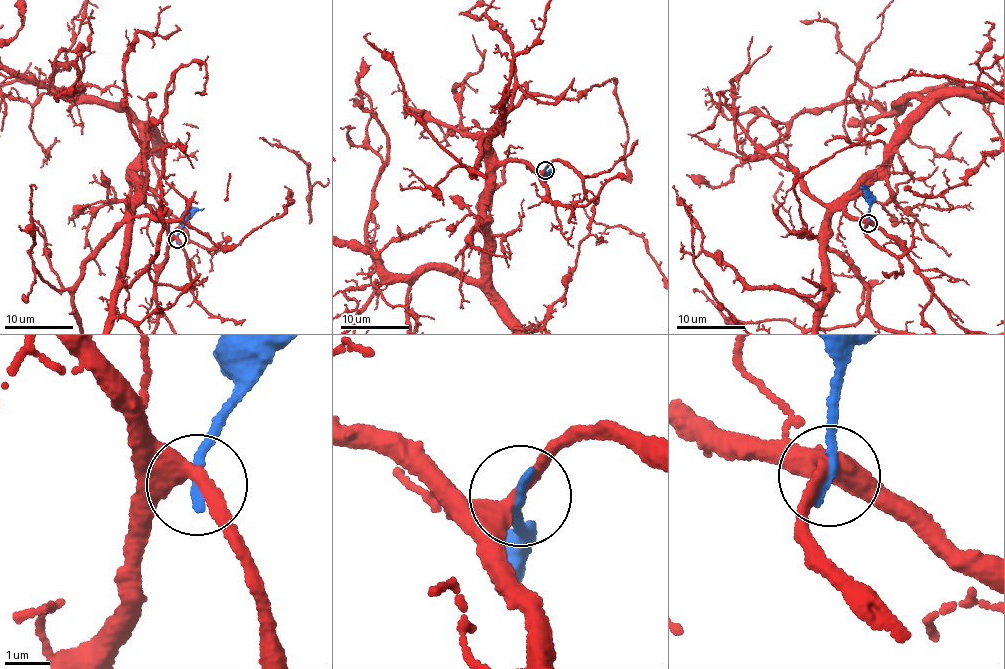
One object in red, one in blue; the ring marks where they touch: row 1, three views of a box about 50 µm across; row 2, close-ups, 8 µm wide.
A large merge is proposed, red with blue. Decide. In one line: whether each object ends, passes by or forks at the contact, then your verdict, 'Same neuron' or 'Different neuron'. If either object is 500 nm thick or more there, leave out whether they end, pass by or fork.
At the ring red passes by. At the ring blue ends. Different neuron

